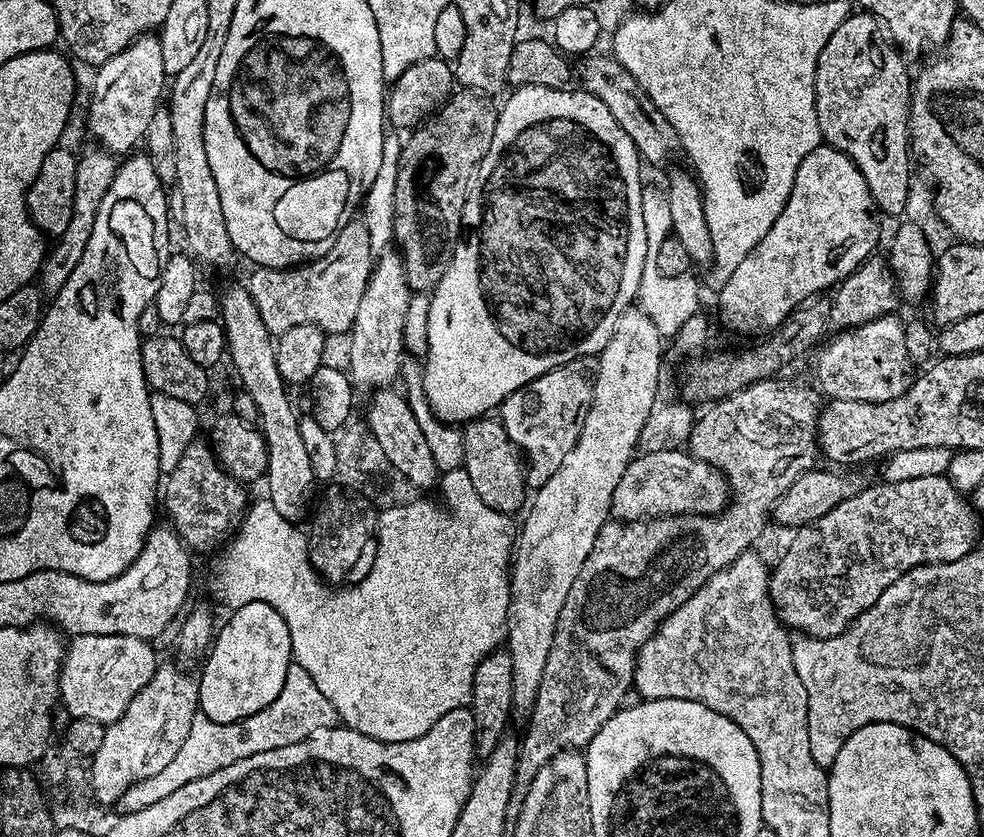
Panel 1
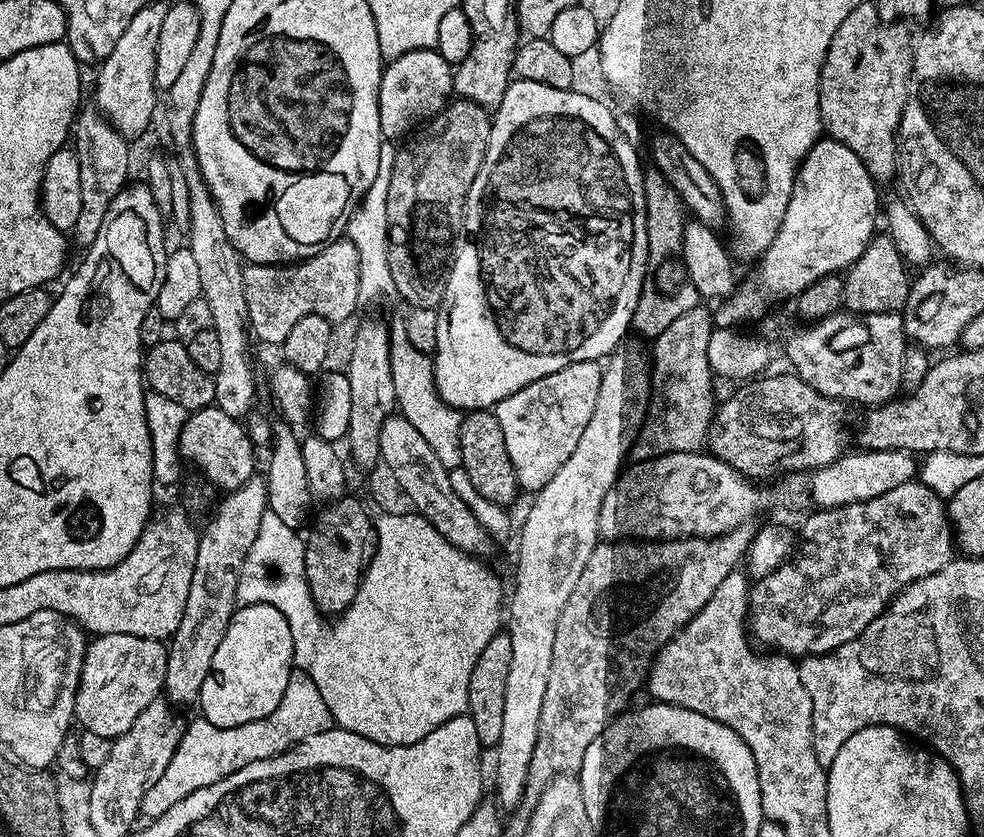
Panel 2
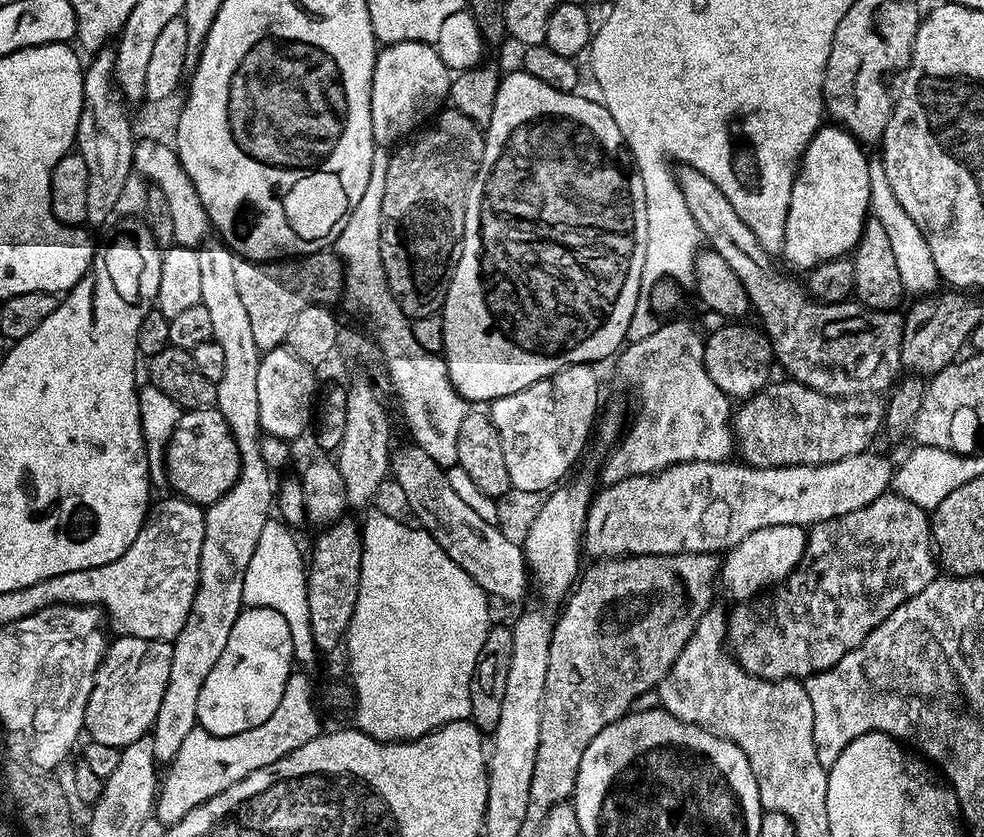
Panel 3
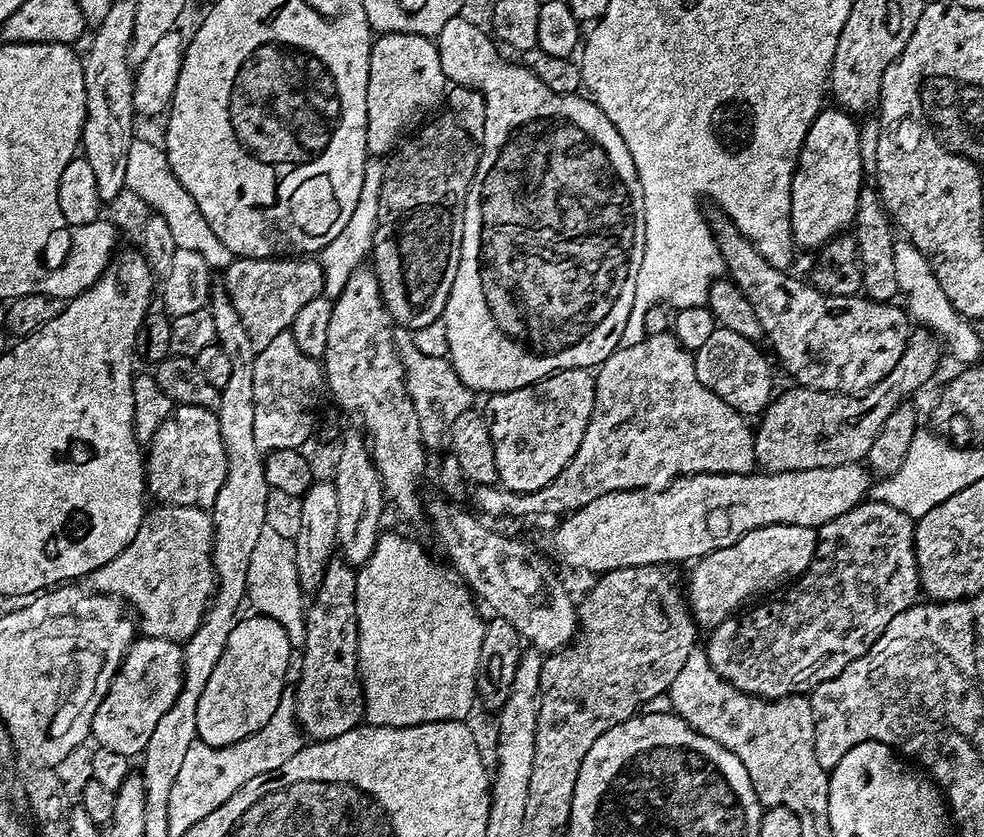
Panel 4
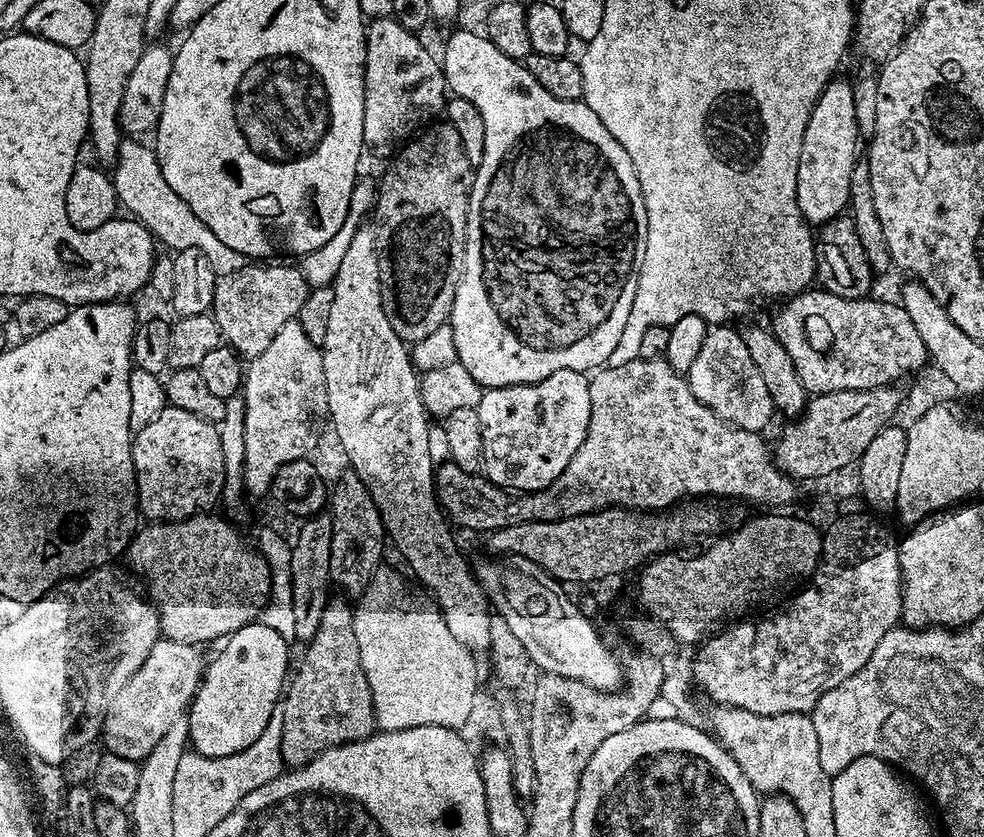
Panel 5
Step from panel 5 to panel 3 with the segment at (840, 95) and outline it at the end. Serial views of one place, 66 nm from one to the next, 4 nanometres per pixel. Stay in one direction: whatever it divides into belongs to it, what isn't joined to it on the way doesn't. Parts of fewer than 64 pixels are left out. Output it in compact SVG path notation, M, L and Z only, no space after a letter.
M822 126L812 135L796 170L782 249L782 257L789 269L811 270L827 260L848 256L860 241L864 224L870 219L868 156L860 141L846 129L831 127Z

